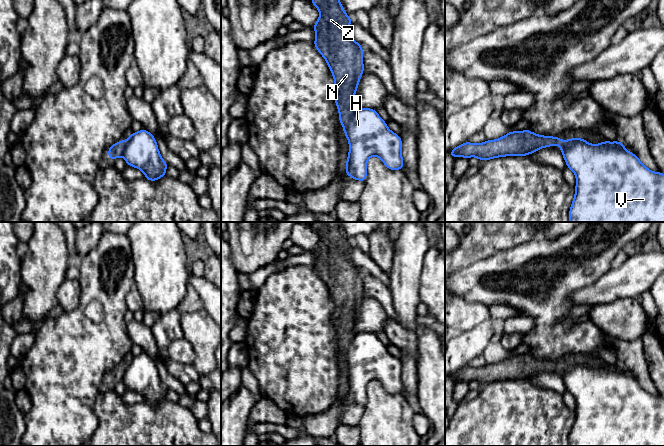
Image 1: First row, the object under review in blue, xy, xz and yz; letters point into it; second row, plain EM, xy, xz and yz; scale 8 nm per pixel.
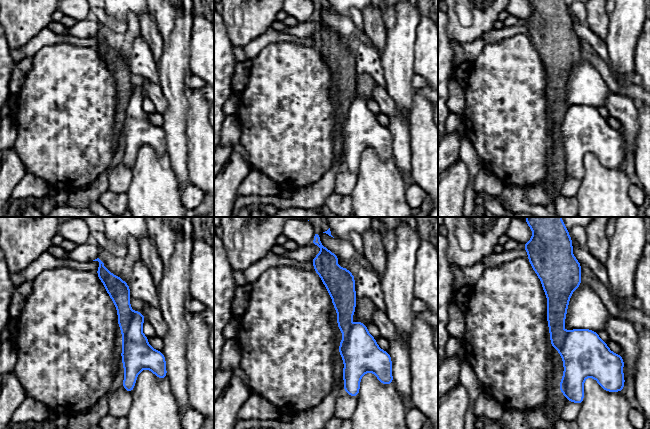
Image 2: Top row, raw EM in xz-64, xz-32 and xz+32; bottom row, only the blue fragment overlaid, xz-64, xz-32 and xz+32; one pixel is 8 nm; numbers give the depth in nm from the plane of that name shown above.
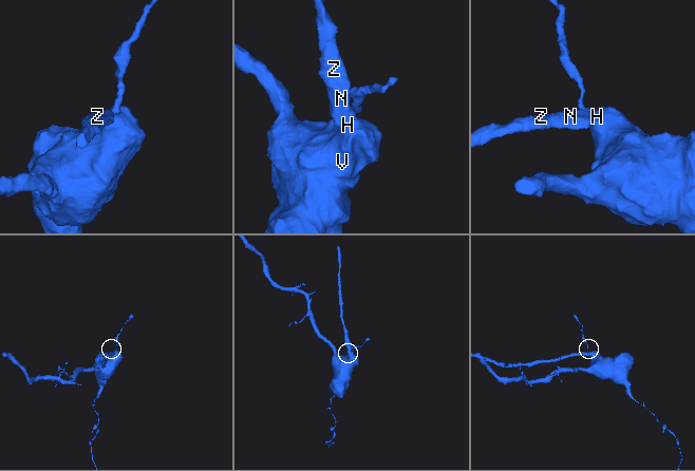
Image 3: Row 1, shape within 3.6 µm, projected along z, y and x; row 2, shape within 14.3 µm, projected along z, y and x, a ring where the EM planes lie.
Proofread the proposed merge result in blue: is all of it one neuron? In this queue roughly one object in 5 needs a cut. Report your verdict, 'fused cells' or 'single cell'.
fused cells

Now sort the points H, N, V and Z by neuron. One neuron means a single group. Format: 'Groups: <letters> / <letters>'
Groups: H V / N Z

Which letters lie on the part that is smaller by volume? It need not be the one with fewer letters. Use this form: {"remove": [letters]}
{"remove": ["N", "Z"]}

